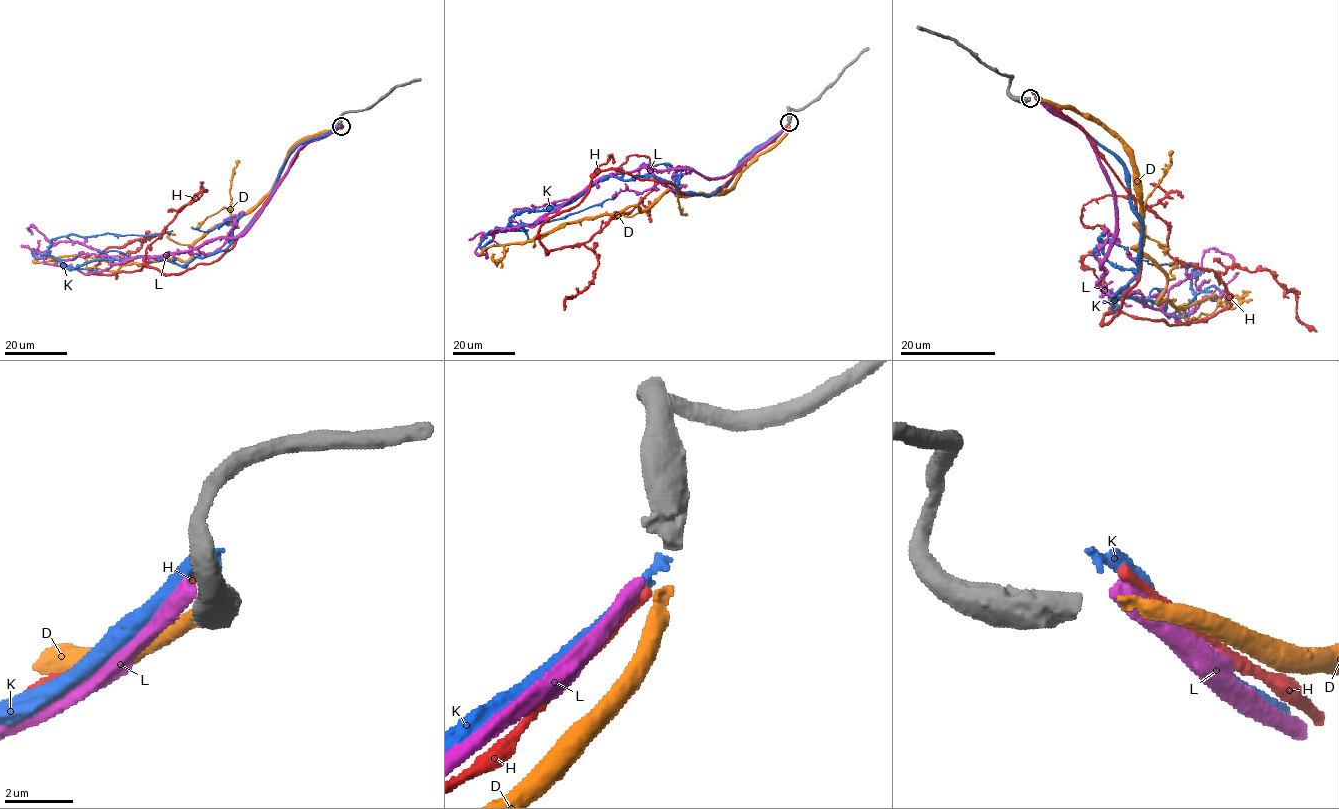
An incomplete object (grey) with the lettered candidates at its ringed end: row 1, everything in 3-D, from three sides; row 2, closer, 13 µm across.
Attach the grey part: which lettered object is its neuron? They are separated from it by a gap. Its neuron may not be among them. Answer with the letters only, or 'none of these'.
D

